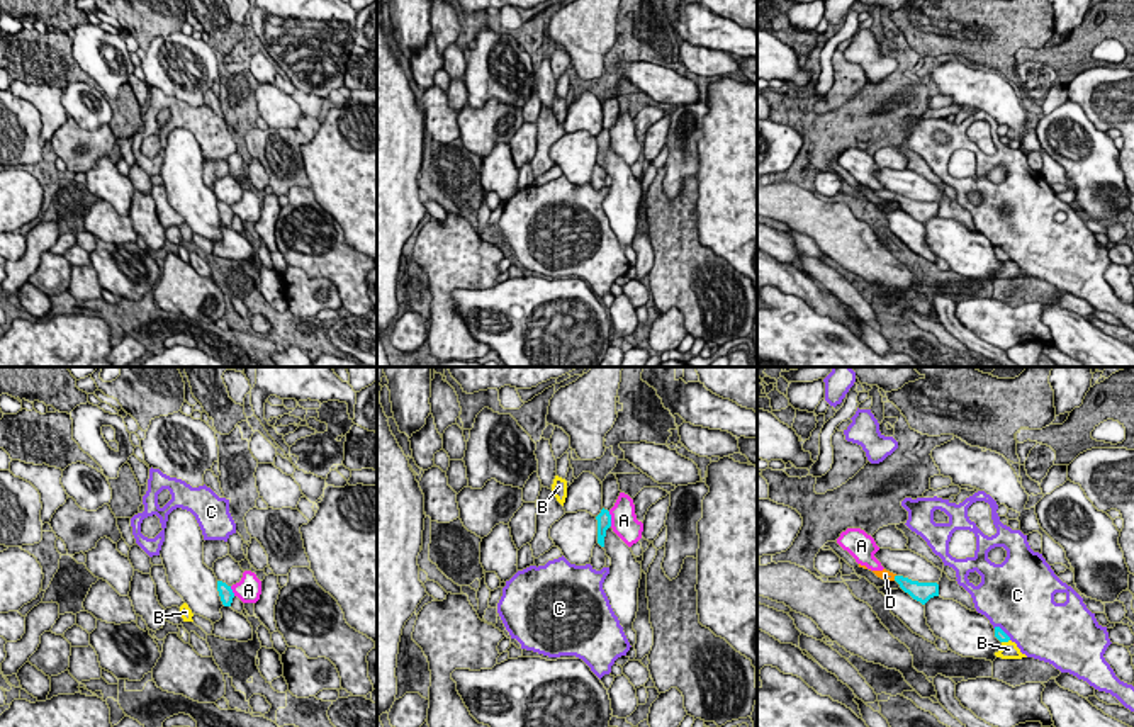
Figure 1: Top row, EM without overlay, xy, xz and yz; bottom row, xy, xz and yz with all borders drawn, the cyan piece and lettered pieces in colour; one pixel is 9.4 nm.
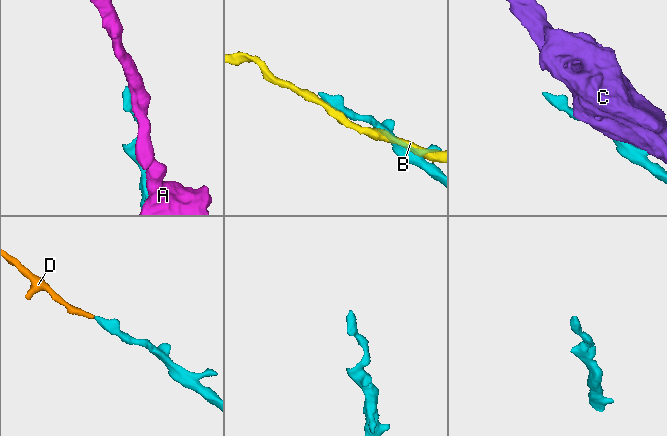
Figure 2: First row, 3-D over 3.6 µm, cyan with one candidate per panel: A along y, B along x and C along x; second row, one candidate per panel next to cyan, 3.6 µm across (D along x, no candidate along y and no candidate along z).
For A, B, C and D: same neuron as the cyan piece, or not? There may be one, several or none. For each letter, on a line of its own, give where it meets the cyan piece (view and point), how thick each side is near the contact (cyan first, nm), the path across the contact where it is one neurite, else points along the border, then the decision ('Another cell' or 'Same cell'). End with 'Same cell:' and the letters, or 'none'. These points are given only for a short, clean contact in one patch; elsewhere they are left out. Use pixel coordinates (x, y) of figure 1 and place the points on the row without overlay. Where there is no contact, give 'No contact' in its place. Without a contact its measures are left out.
A: Touches cyan at xz (610, 138). Thickness 130 nm (cyan) against 260 nm. Another cell
B: Touches cyan at yz (1005, 260). Thickness 90 nm (cyan) against 160 nm. Another cell
C: Touches cyan at yz (1002, 250). Thickness 90 nm (cyan) against 500 nm. Another cell
D: Touches cyan at yz (895, 197). Thickness 160 nm (cyan) against 100 nm. Path across: yz (917, 209), (895, 197), (885, 194). Same cell
Same cell: D

